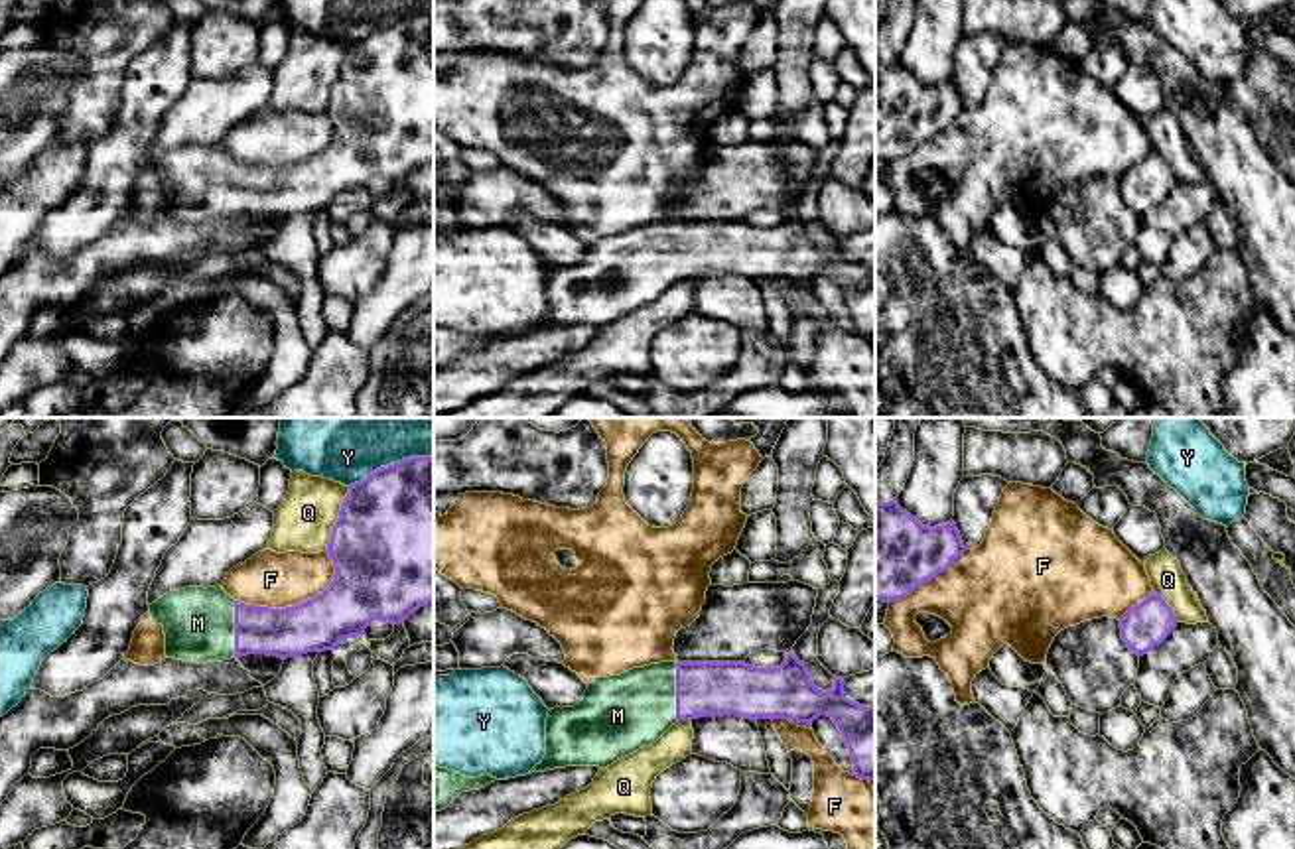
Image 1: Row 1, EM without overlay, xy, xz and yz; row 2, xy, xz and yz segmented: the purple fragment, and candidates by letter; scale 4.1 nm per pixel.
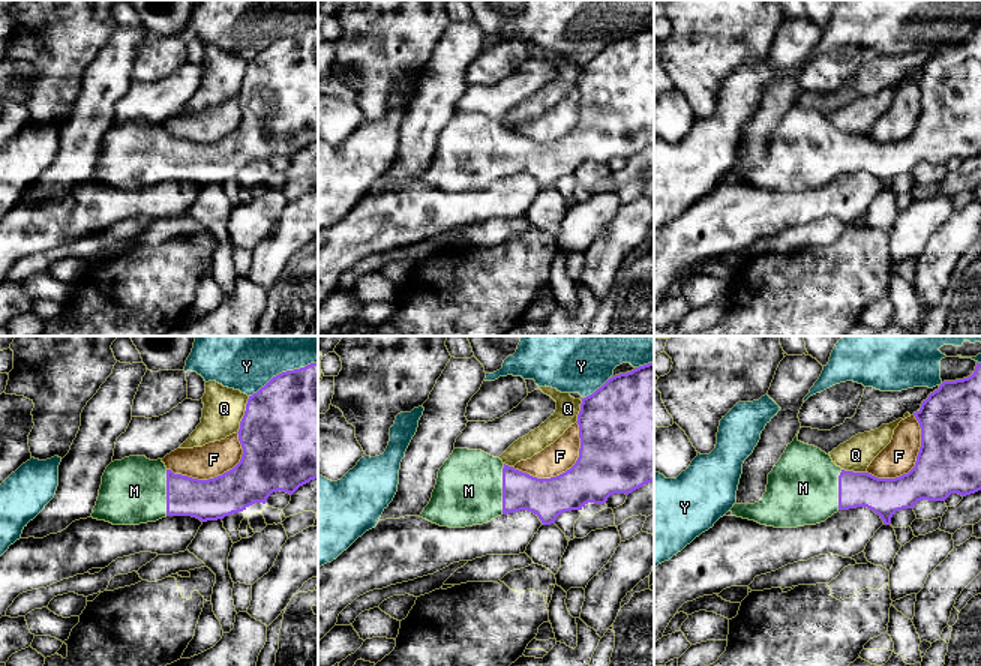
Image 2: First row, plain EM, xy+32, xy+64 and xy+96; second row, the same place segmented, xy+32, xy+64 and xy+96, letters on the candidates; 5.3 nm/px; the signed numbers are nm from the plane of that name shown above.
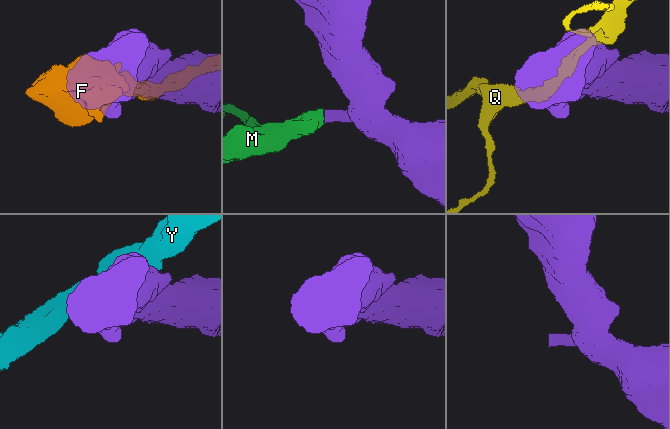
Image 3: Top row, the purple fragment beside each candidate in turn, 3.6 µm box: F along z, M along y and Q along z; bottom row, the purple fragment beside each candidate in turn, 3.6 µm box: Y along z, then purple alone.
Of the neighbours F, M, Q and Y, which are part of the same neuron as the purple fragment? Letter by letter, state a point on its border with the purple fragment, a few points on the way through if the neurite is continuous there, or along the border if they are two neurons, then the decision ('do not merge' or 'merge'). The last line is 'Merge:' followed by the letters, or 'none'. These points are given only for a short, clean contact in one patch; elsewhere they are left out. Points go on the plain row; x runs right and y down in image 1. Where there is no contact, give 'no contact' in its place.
F: xy (294, 164) | do not merge
M: xz (677, 251) | merge
Q: xy (338, 77) | do not merge
Y: xy (391, 24) | do not merge
Merge: M

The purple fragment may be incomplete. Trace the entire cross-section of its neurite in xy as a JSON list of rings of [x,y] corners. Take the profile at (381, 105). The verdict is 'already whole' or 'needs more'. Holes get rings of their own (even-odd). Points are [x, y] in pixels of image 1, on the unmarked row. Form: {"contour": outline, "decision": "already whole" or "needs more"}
{"contour": [[[434,14],[402,18],[351,43],[325,110],[335,126],[333,140],[294,165],[244,163],[221,144],[170,150],[150,163],[154,183],[164,185],[166,215],[197,223],[248,213],[286,219],[335,209],[343,199],[363,195],[373,179],[400,183],[434,162]]], "decision": "needs more"}

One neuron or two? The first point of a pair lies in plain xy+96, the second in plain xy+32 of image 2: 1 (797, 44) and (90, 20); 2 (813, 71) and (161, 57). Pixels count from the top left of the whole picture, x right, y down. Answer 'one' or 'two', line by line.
1: two
2: one

